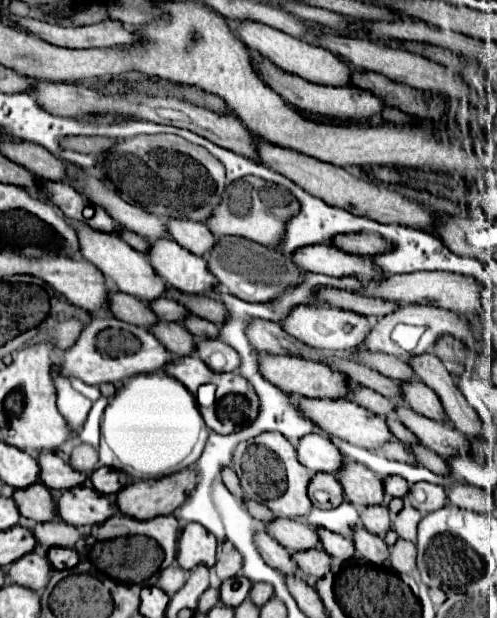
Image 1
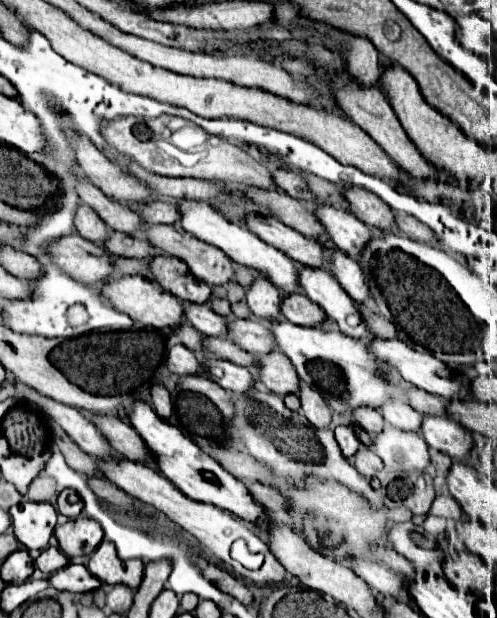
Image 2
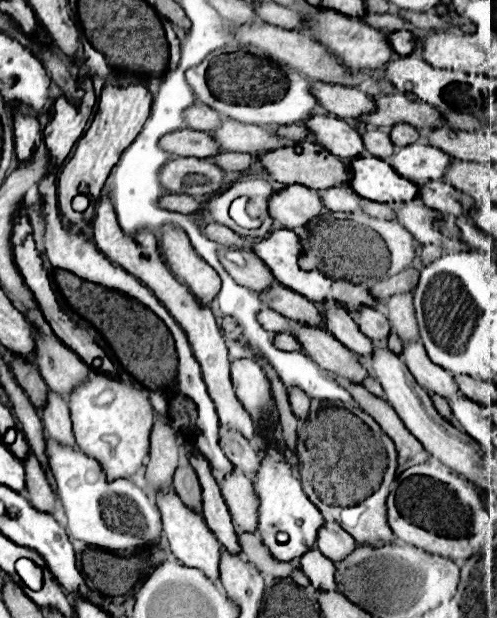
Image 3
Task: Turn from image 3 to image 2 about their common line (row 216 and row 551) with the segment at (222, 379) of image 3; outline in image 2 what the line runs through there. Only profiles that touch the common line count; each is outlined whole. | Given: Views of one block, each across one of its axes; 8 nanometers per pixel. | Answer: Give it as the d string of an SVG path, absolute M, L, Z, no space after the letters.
M102 540L102 544L90 554L88 570L104 584L126 584L136 590L142 582L144 562L142 560L120 560L114 544Z

